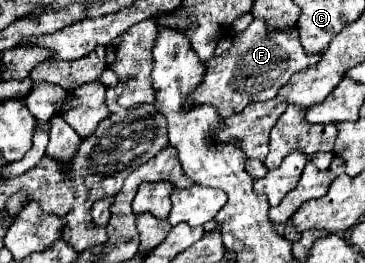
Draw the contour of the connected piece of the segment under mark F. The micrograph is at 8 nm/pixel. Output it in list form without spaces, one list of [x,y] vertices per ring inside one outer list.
[[[253,20],[247,30],[233,38],[231,48],[223,56],[215,56],[205,62],[207,74],[203,84],[191,92],[189,104],[211,104],[223,118],[243,112],[243,108],[251,102],[263,102],[277,96],[279,88],[287,84],[287,80],[321,60],[321,54],[305,56],[303,46],[299,44],[299,32],[289,28],[287,32],[271,32],[263,20]]]

